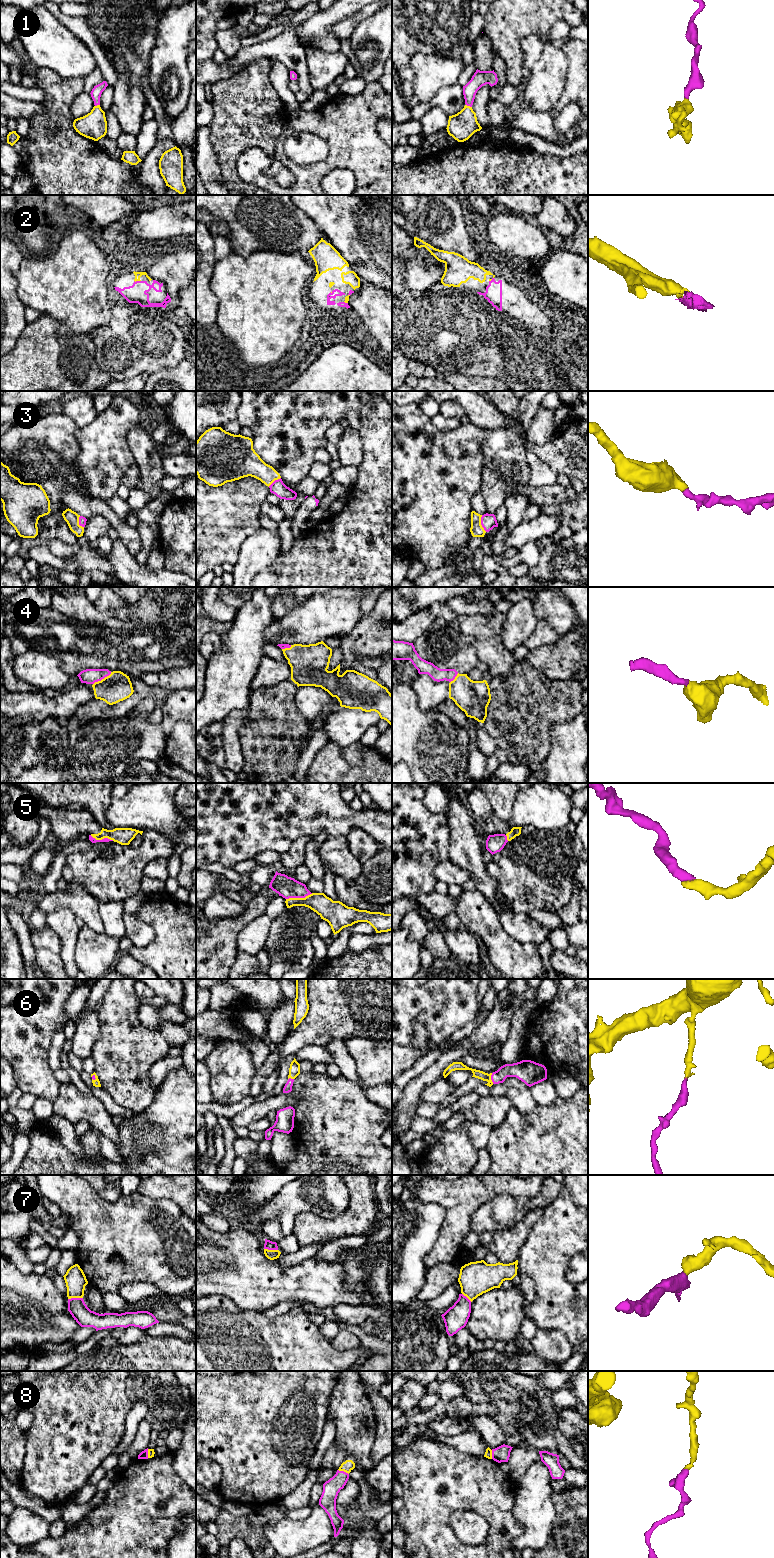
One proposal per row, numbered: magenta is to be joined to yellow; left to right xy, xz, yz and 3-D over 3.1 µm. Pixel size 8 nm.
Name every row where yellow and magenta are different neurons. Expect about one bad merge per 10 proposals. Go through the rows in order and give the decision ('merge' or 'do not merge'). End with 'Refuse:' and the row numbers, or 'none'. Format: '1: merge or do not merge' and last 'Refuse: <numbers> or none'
1: merge
2: merge
3: merge
4: merge
5: merge
6: merge
7: merge
8: merge
Refuse: none

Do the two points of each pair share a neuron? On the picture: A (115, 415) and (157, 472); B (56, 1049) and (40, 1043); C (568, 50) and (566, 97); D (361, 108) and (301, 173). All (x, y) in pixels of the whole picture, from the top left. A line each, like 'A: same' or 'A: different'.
A: different
B: different
C: same
D: same

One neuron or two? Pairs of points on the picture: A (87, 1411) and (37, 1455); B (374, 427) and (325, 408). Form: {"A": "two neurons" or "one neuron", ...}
{"A": "one neuron", "B": "two neurons"}

